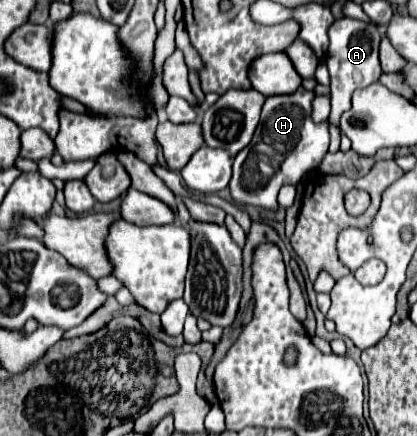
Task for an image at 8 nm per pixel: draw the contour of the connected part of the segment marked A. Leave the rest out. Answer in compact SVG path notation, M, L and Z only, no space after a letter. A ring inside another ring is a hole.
M337 18L329 30L329 50L327 50L327 68L330 74L329 122L339 125L339 116L351 108L351 94L359 88L367 88L377 82L381 76L379 66L379 42L381 34L373 22L361 22L355 18Z

